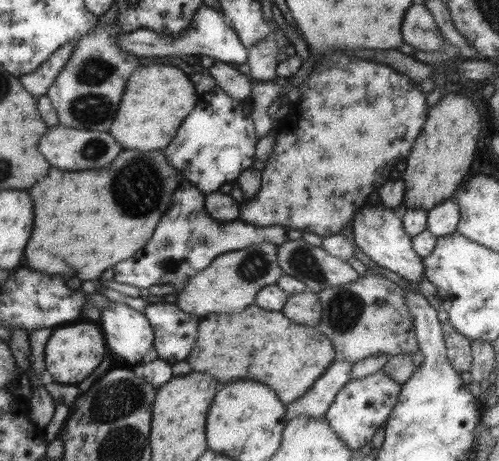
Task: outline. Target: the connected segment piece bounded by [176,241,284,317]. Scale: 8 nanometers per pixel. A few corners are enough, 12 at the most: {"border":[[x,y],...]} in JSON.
{"border":[[268,241],[218,255],[176,291],[201,317],[254,304],[284,275]]}

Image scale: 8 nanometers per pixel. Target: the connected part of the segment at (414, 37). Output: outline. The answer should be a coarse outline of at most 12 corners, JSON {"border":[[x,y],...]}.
{"border":[[419,1],[406,10],[401,33],[415,50],[446,44],[432,13]]}

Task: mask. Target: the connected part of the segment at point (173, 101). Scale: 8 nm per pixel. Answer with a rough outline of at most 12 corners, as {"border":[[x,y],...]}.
{"border":[[142,65],[110,134],[164,151],[198,103],[181,68]]}

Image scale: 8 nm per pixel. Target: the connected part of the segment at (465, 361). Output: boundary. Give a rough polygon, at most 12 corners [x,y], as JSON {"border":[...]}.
{"border":[[449,322],[442,332],[450,364],[468,372],[470,339]]}

